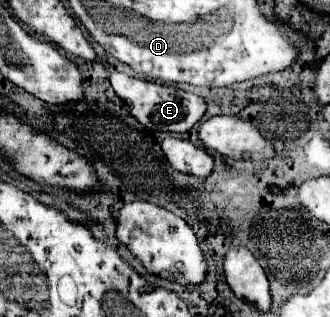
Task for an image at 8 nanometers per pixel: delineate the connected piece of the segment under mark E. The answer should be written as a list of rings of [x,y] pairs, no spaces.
[[[113,72],[109,76],[109,82],[111,82],[111,88],[115,90],[115,94],[123,102],[127,102],[135,120],[141,122],[151,132],[177,132],[177,134],[189,132],[193,128],[193,124],[199,122],[201,116],[205,114],[203,98],[193,92],[185,92],[185,90],[179,90],[173,86],[163,86],[163,84],[131,78],[123,72]]]

